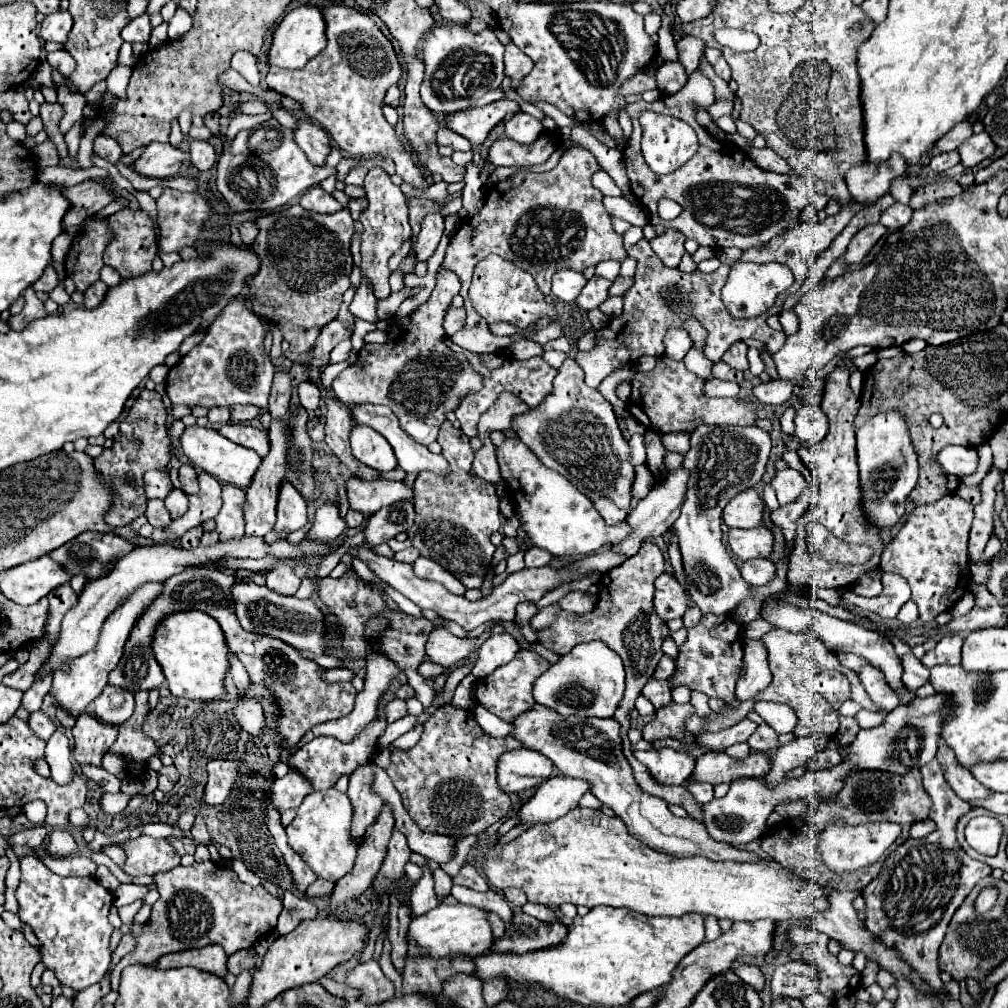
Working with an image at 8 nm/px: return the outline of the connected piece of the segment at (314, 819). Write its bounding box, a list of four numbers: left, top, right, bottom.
[287,788,357,882]

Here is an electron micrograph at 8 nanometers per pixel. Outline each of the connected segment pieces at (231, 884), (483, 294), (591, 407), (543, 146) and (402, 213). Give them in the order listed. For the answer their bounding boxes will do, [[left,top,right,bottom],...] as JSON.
[[111,862,281,988],[469,256,559,328],[511,358,633,524],[489,132,559,166],[361,168,411,300]]

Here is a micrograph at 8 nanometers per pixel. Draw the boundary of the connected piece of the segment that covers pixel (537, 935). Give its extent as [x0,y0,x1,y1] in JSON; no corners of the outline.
[493,912,567,954]

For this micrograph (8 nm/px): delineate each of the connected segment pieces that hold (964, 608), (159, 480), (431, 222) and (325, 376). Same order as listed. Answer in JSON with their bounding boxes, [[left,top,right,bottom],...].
[[949,592,975,616],[145,470,173,498],[413,214,443,262],[321,361,349,402]]

